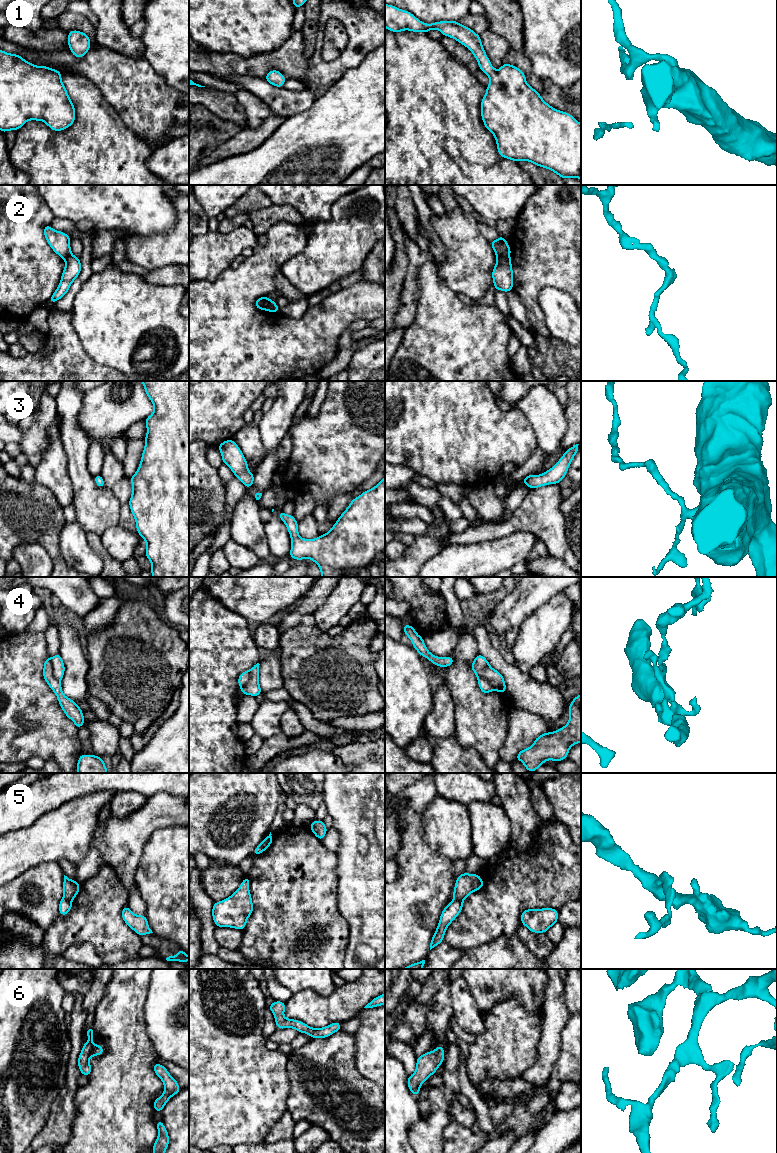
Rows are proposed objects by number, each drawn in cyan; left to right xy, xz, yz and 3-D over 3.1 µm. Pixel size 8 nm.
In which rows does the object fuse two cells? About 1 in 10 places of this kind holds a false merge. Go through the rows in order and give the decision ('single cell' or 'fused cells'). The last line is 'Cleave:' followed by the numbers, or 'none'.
1: single cell
2: fused cells
3: single cell
4: fused cells
5: fused cells
6: single cell
Cleave: 2, 4, 5

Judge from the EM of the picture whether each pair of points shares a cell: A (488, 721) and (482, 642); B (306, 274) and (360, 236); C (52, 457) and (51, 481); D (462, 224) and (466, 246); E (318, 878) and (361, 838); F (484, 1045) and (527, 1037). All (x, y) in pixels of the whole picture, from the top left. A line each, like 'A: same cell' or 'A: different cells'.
A: different cells
B: same cell
C: same cell
D: same cell
E: different cells
F: same cell

